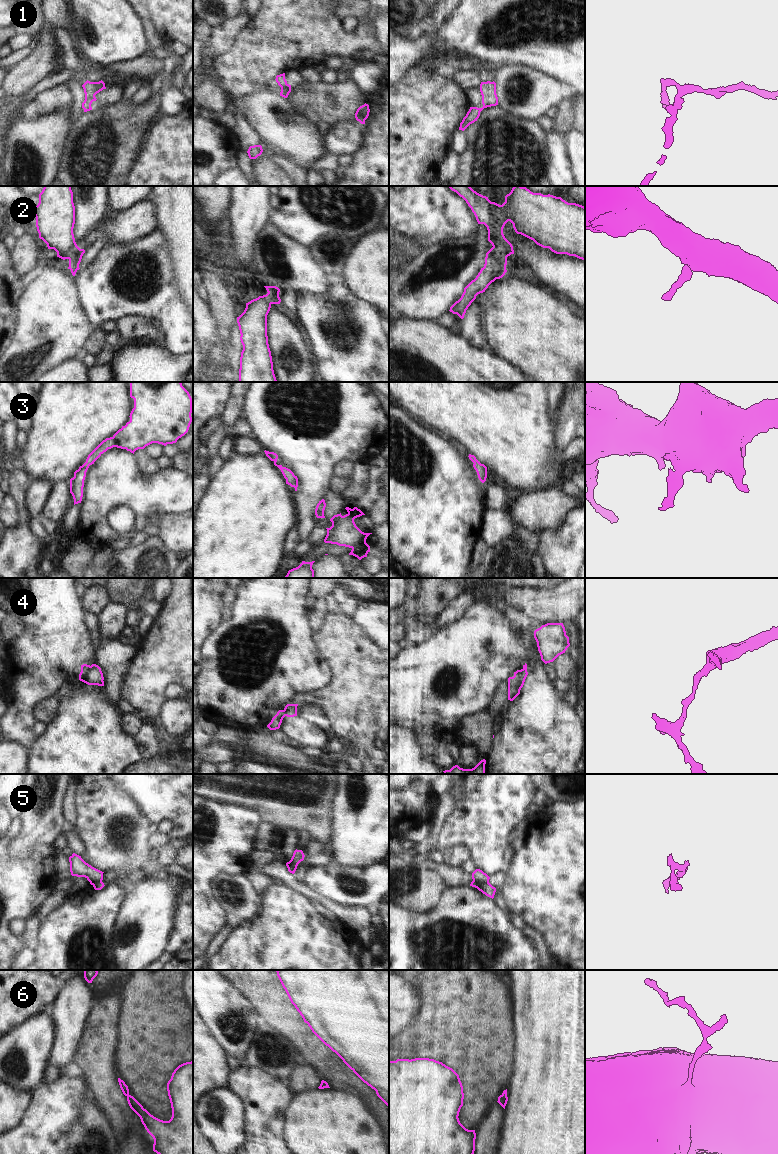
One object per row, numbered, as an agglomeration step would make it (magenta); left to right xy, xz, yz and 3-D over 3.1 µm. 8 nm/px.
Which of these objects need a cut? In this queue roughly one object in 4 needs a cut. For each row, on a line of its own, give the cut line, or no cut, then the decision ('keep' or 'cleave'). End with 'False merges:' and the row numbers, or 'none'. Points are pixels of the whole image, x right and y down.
1: no cut | keep
2: yz (493, 246), (501, 249), (506, 257) | cleave
3: no cut | keep
4: xy (90, 666), (86, 675), (81, 680) | cleave
5: yz (473, 880), (488, 882) | cleave
6: no cut | keep
False merges: 2, 4, 5

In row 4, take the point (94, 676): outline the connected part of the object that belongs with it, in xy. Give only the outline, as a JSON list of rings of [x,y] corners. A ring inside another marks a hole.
[[[92,664],[82,682],[88,685],[104,686],[103,680],[104,677],[101,668],[96,664]]]

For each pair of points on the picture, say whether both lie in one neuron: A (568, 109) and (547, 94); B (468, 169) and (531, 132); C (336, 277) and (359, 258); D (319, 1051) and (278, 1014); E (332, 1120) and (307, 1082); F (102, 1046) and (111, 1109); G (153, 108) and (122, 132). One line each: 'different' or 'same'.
A: different
B: same
C: different
D: same
E: different
F: same
G: same

